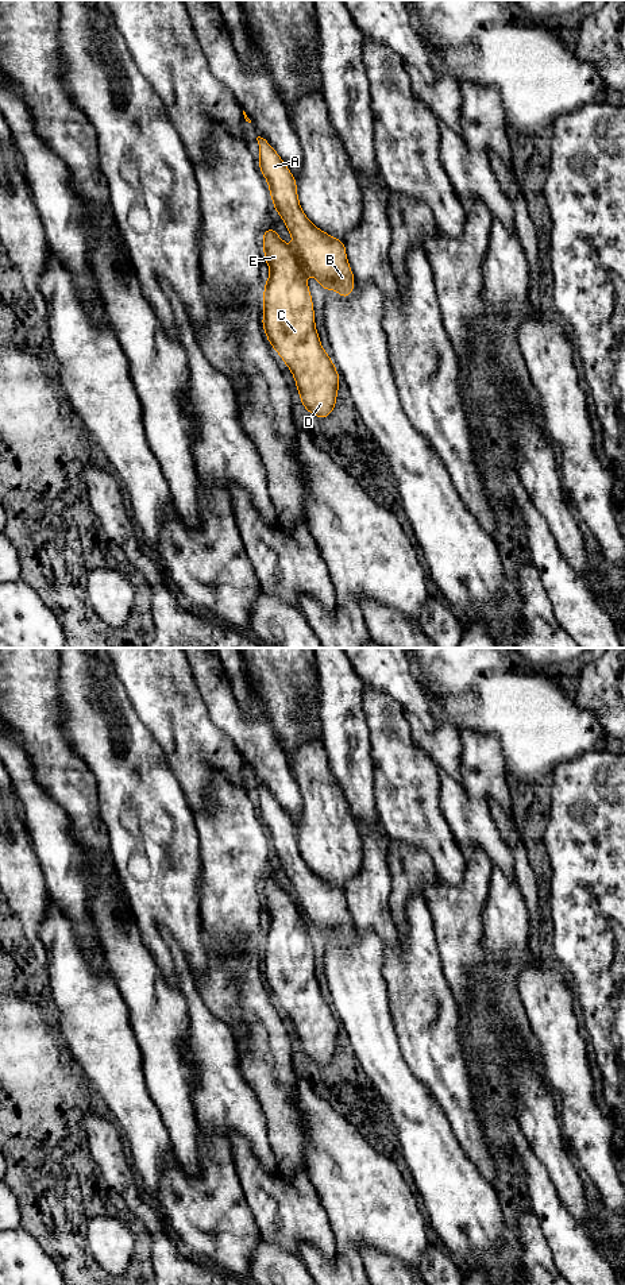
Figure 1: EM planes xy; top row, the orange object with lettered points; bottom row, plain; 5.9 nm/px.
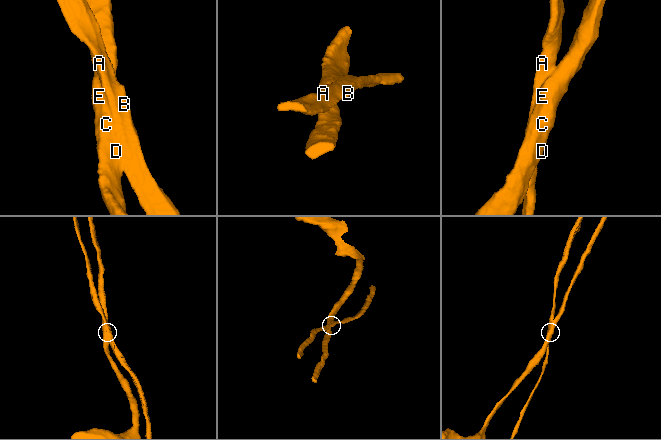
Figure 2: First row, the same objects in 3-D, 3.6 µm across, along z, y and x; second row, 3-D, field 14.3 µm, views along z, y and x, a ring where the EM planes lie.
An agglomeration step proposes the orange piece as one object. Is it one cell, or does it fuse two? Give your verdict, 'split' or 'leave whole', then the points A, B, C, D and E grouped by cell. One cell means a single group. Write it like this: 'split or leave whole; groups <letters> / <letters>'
split; groups A B / C D E

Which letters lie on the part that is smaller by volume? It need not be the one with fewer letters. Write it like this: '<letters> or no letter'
A, B

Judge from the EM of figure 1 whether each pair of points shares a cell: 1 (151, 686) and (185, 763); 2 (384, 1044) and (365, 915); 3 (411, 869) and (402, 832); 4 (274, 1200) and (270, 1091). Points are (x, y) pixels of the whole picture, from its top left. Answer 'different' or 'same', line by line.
1: same
2: different
3: different
4: different

